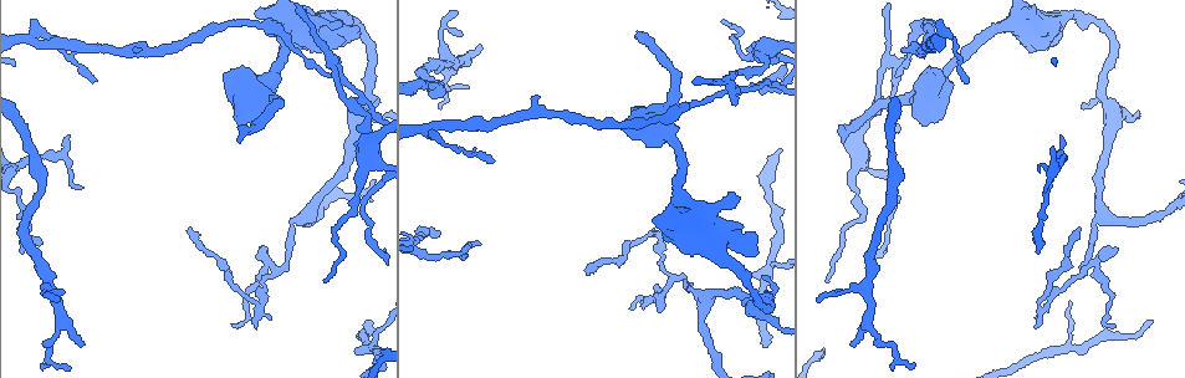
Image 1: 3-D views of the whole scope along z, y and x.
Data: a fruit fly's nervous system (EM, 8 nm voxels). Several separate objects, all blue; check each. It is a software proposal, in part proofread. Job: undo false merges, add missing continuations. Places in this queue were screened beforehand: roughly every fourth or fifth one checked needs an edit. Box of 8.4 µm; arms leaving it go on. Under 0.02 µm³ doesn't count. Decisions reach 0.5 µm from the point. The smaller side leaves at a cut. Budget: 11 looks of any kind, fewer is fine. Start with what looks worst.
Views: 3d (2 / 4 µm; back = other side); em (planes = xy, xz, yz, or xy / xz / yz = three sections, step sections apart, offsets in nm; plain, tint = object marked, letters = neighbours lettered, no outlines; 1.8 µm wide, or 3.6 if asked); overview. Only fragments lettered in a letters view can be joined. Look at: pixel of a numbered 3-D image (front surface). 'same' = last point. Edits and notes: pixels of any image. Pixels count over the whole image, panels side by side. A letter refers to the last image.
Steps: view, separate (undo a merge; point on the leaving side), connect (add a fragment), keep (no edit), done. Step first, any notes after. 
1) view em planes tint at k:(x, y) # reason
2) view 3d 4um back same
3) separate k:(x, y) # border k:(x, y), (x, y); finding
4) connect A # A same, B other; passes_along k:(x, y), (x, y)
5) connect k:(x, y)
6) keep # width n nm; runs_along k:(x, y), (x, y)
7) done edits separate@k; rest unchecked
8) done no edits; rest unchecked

view em planes letters at 1:(731, 83) # sharp bend

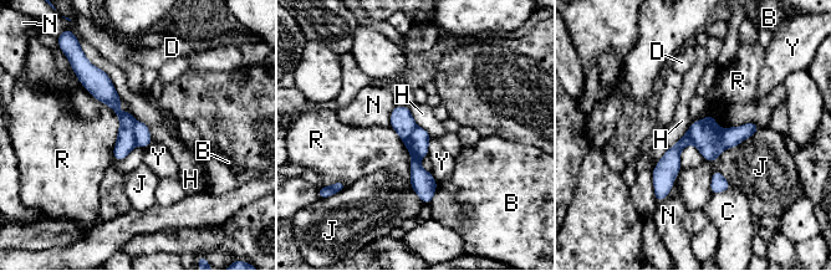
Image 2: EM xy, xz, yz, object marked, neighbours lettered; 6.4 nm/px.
separate 2:(402, 122) # width 160 nm; B other, C other, D other, H other, J other, N other, R other, Y other; border 2:(417, 126), (409, 151), (418, 159); two neurons meet here

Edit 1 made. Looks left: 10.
view overview # see it whole again

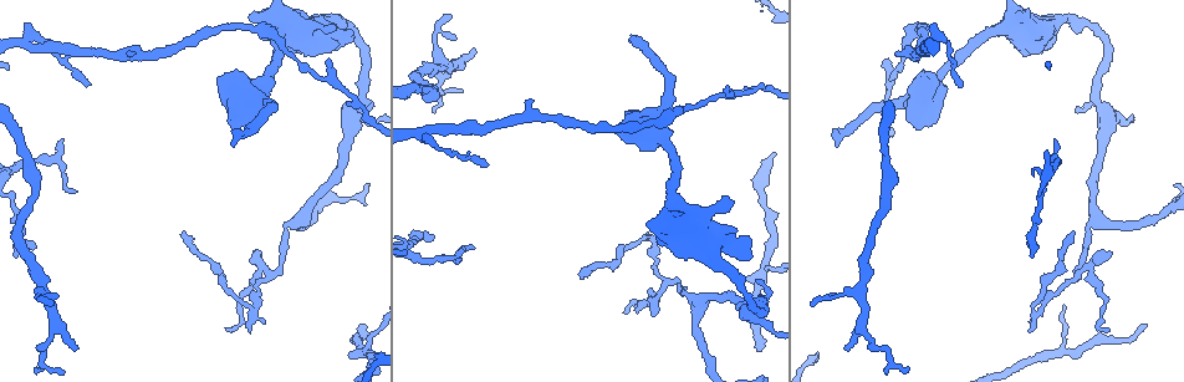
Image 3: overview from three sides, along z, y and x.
view 3d 4um at 3:(334, 25) # branch stops here

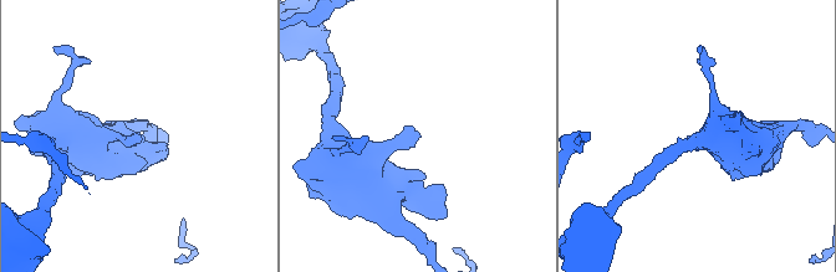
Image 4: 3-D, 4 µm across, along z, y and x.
view em planes letters at 4:(141, 139) # shape alone is not enough

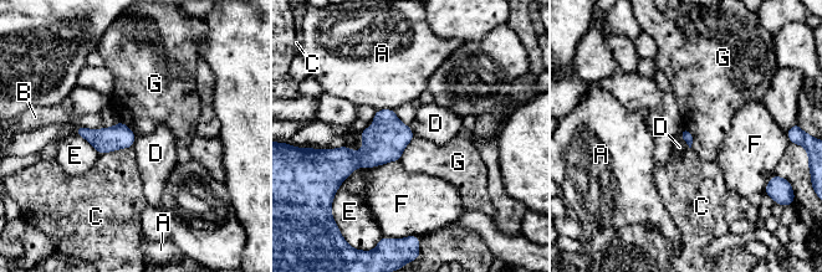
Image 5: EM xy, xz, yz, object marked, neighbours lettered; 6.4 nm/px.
keep # A other, B other, C other, D other, E other, F other, G other; border 5:(414, 137), (398, 160); none of them fits

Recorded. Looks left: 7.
view em 3.6um xy step 16 letters at 3:(363, 327) # thin end

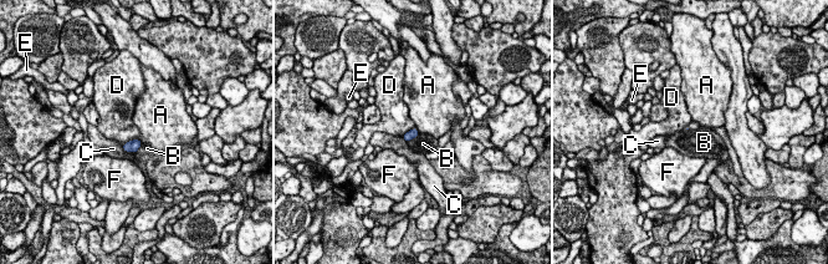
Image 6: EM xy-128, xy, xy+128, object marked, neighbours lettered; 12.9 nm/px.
view em 3.6um planes letters same

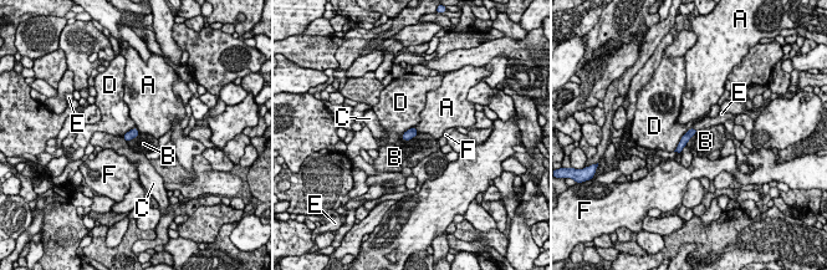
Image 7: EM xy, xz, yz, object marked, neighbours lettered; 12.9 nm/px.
connect E # A other, B other, C other, D other, E same, F other; passes_along 7:(685, 138), (695, 130), (708, 121); it goes on there

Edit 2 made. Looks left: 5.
view 3d 2um at 3:(360, 110) # tapers out

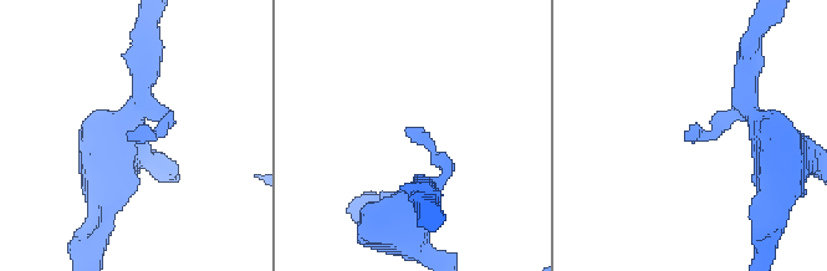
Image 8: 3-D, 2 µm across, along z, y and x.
view em xy step 4 letters at 8:(410, 127) # now the EM

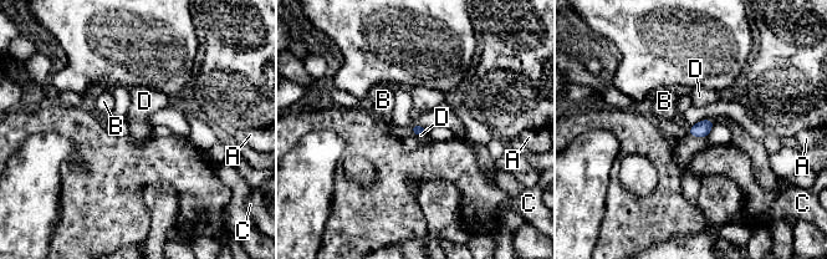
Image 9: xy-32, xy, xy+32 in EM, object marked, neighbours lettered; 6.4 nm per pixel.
view em yz step 8 letters same

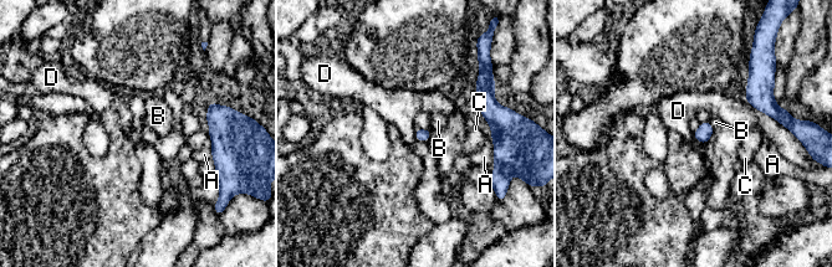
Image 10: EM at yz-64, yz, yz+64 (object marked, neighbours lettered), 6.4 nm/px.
keep # A other, B other, C other, D other; border 10:(745, 99), (769, 116); none of them fits

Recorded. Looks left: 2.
done edits separate@2, connect@7; rest unchecked

